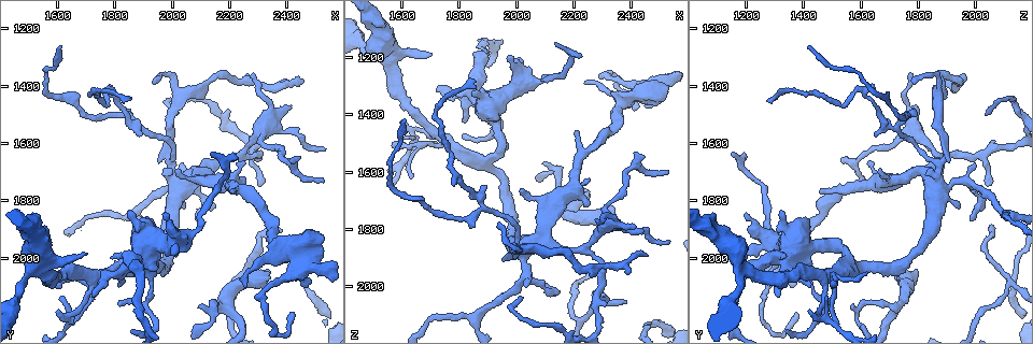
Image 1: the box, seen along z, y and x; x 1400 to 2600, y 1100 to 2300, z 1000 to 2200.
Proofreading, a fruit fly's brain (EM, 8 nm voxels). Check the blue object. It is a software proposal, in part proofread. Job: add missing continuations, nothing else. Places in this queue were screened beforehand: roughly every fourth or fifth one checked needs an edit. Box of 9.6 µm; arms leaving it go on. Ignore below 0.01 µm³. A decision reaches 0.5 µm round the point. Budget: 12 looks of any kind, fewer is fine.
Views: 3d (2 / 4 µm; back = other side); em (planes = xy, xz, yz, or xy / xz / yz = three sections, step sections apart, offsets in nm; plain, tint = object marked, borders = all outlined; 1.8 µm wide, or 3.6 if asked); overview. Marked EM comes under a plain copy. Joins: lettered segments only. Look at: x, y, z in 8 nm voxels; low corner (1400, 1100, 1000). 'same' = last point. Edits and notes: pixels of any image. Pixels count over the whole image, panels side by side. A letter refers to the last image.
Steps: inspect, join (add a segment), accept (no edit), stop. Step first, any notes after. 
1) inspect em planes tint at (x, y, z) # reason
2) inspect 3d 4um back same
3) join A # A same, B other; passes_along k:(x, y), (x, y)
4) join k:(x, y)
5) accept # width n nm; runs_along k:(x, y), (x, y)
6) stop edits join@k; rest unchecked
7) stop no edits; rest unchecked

inspect em 3.6um planes borders at (1660, 2210, 1510) # calibre changes

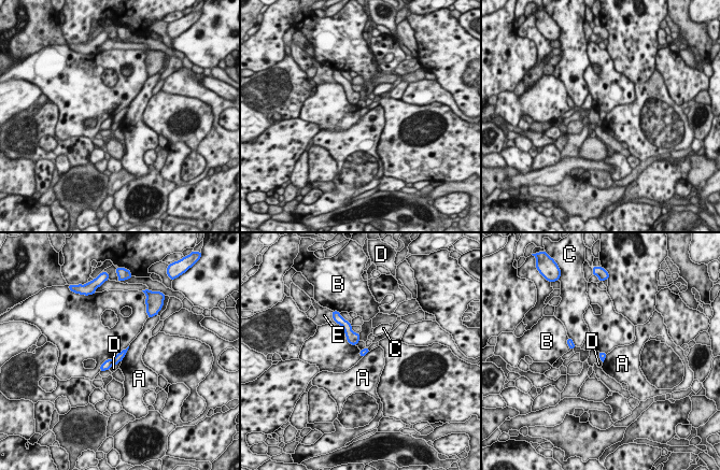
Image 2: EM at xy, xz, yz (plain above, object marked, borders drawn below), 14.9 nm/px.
accept # longest_contact A 260 nm; A other, B other, C other, D other, E other; border 2:(129, 346), (121, 360); no lettered segment goes on from it

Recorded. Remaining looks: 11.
inspect em yz step 16 borders at (2250, 2090, 1280) # thin end

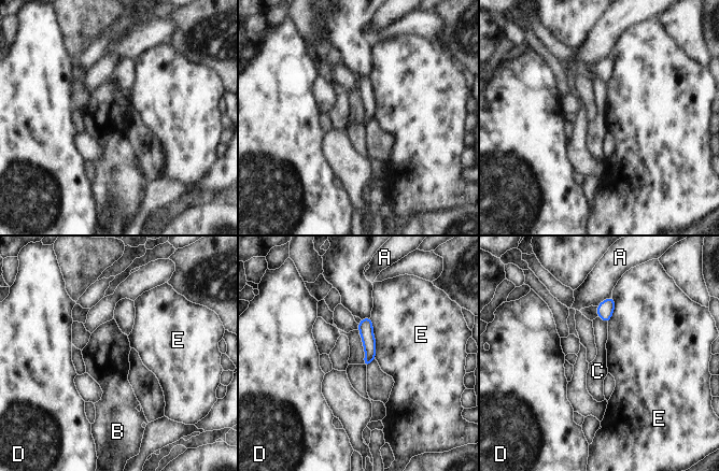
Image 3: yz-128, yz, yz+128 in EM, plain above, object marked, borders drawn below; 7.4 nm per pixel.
inspect em planes borders same # cut it another way

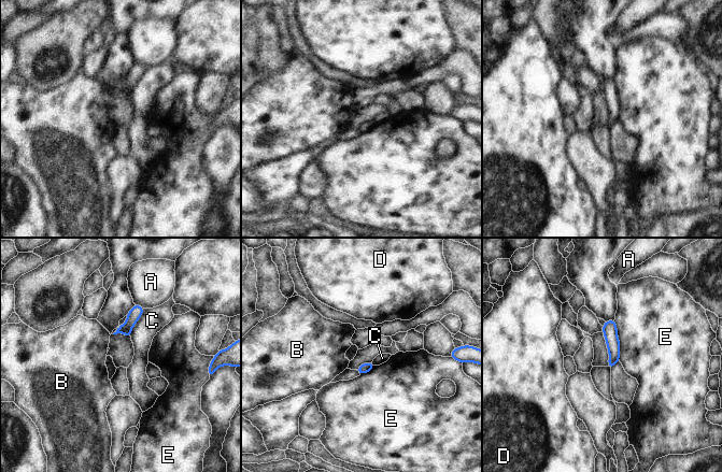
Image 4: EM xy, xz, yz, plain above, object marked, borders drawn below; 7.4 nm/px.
accept # longest_contact E 320 nm; A other, B other, C other, D other, E other; border 4:(144, 309), (133, 326), (130, 337); none of them fits

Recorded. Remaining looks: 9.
inspect em 3.6um yz step 16 tint at (1970, 1850, 1200) # an open end

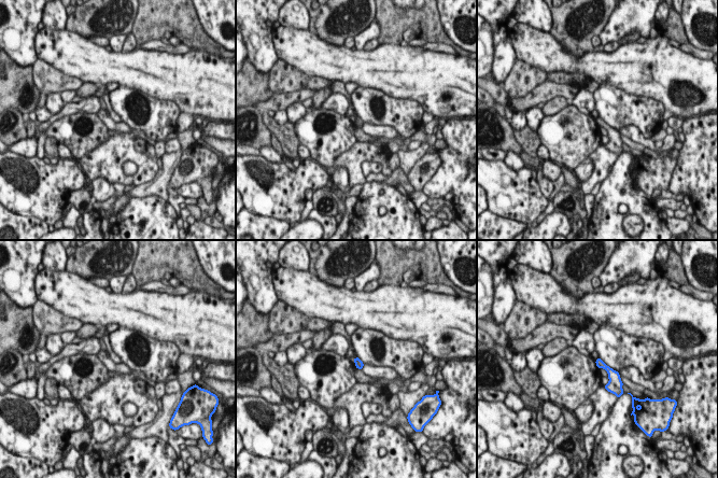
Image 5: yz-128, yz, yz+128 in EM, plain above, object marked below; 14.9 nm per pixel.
inspect em 3.6um xz step 16 borders same

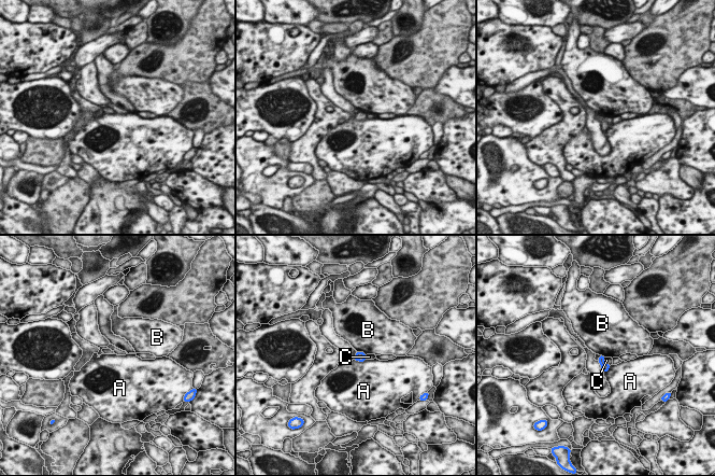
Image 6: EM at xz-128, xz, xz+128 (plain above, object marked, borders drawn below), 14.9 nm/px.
accept # longest_contact A 190 nm; A other, B other, C other; no lettered segment goes on from it

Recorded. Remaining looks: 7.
inspect 3d 2um at (2410, 1480, 1790)

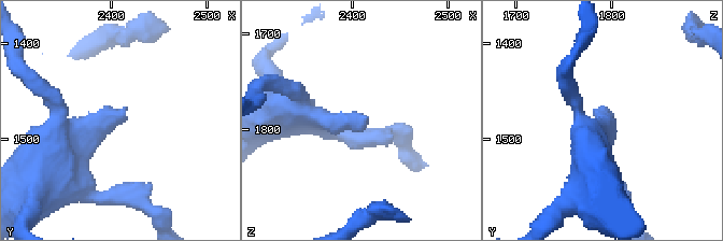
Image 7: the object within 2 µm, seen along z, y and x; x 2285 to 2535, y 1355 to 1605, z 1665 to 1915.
inspect em yz step 8 borders at (2418, 1480, 1798)

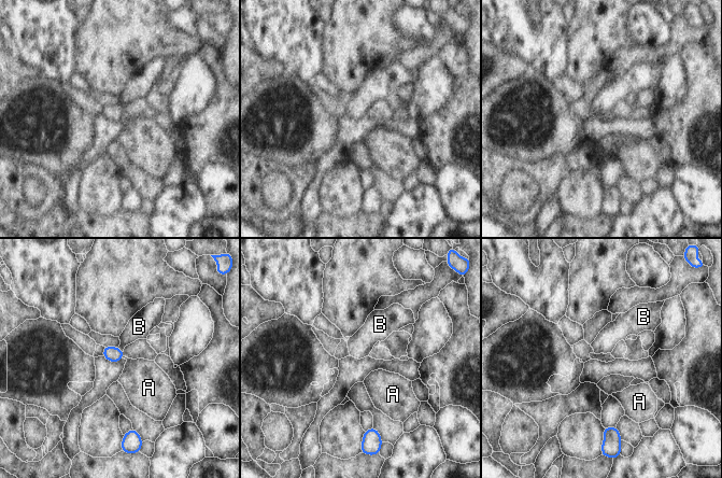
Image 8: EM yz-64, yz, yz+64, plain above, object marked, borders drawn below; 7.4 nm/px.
join B # A other, B same; passes_along 8:(113, 354), (119, 349), (139, 326); it goes on there

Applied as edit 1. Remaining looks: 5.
inspect em planes borders at (1930, 1390, 1790) # an open end

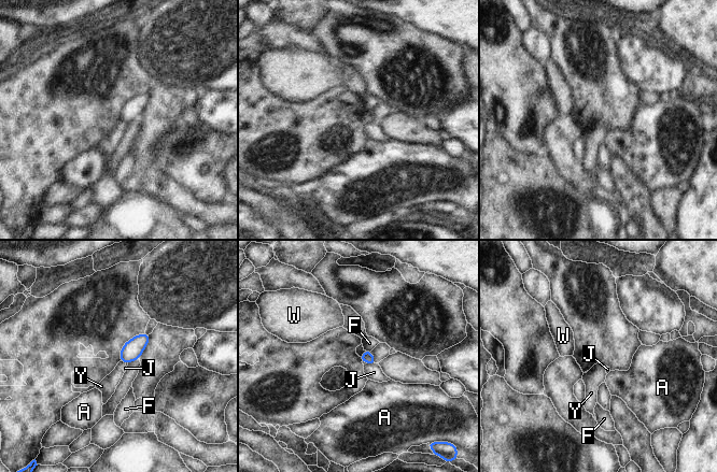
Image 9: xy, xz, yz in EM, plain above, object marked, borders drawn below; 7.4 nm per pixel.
accept # A other, F other, J other, W other, Y other; border 9:(121, 360), (125, 363); none of them fits

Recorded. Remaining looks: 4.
stop edits join@8; rest unchecked

